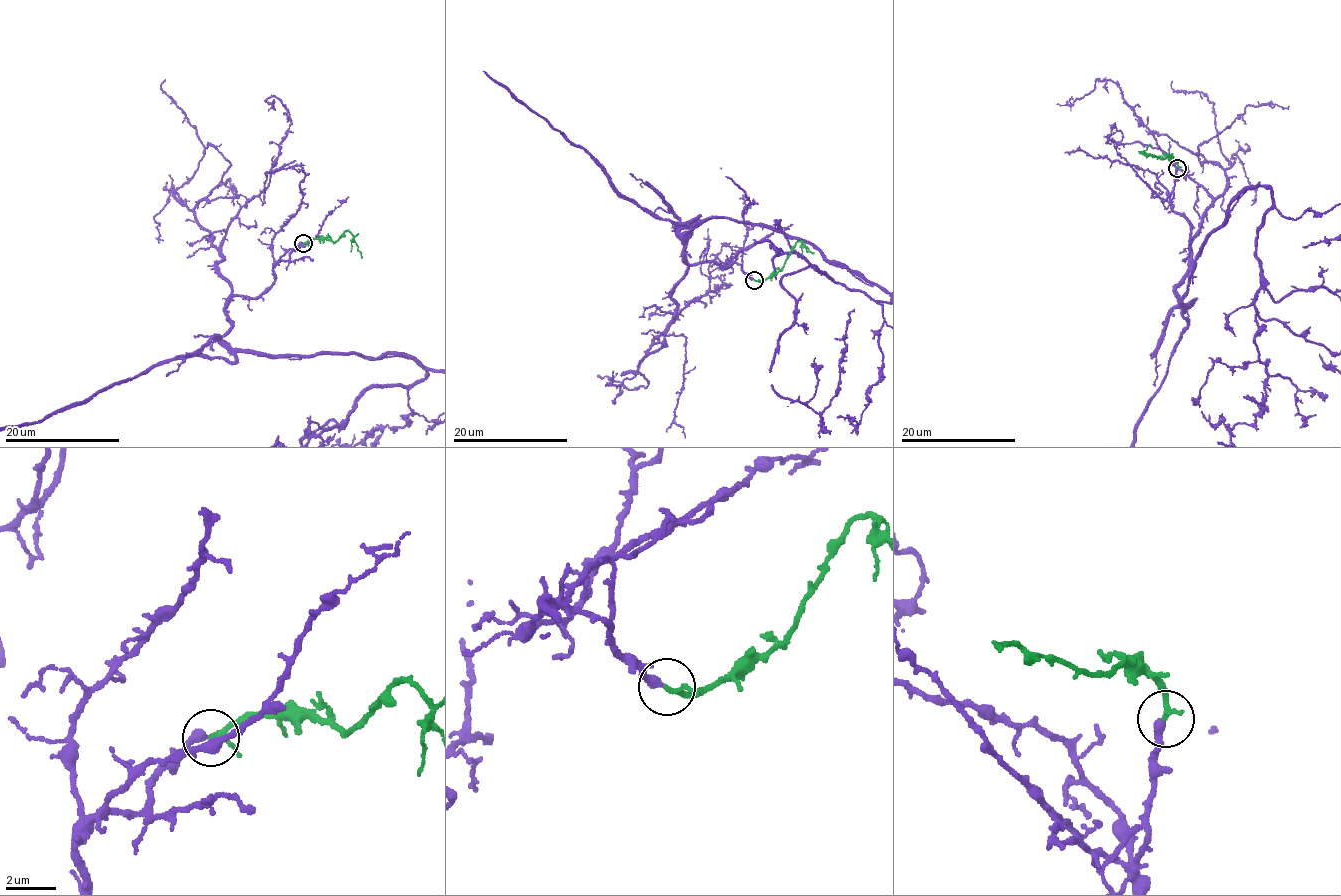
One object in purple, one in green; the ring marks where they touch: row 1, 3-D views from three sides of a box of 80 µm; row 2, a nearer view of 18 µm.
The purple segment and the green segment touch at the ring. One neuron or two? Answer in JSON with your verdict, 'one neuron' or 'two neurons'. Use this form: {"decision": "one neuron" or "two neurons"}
{"decision": "one neuron"}

